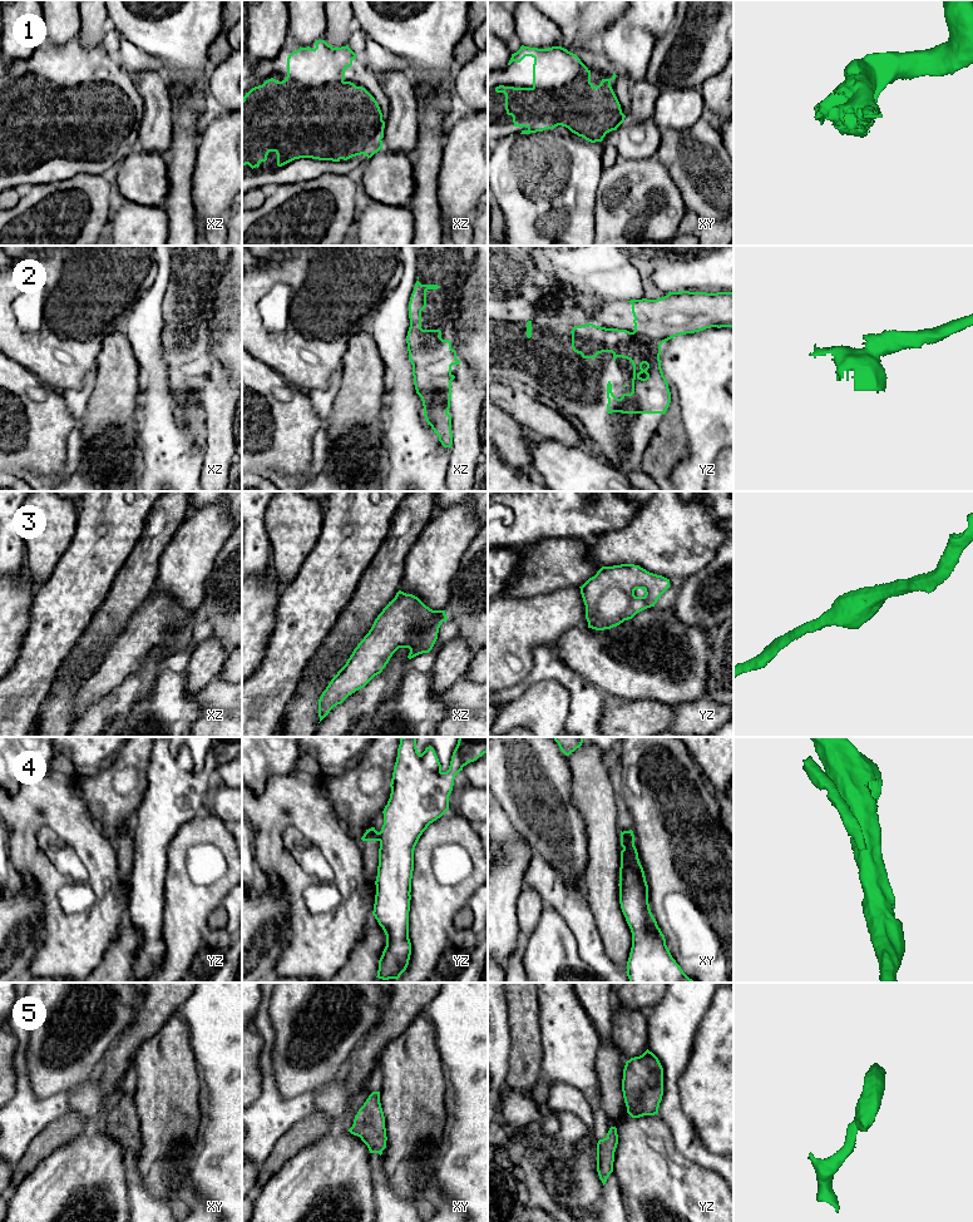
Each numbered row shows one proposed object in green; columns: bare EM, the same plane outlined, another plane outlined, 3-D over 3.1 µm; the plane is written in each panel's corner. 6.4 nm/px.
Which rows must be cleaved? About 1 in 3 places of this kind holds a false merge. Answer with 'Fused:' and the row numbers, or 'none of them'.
Fused: 2, 4

